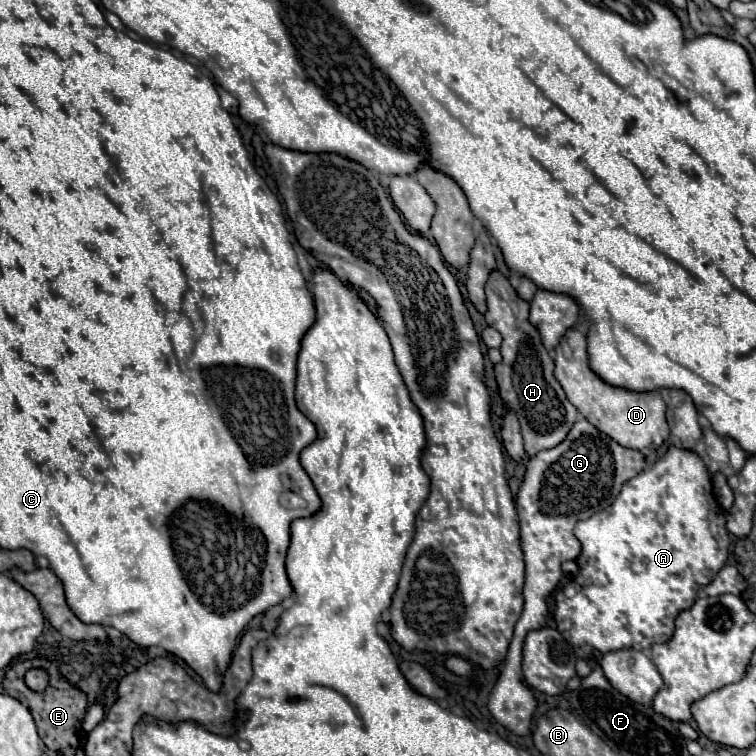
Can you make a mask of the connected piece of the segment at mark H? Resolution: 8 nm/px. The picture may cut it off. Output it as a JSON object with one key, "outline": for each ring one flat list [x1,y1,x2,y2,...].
{"outline":[[494,271,486,283,486,297,486,323,488,327,494,327,504,339,500,347,502,363,494,365,500,397,502,403,516,413,520,421,520,433,524,439,526,455,534,457,536,453,552,449,560,445,560,441,564,441,568,429,572,429,574,421,578,419,578,411,566,399,560,383,554,377,554,361,552,355,544,349,538,329,528,321,530,305,516,295,508,279,498,271]]}

